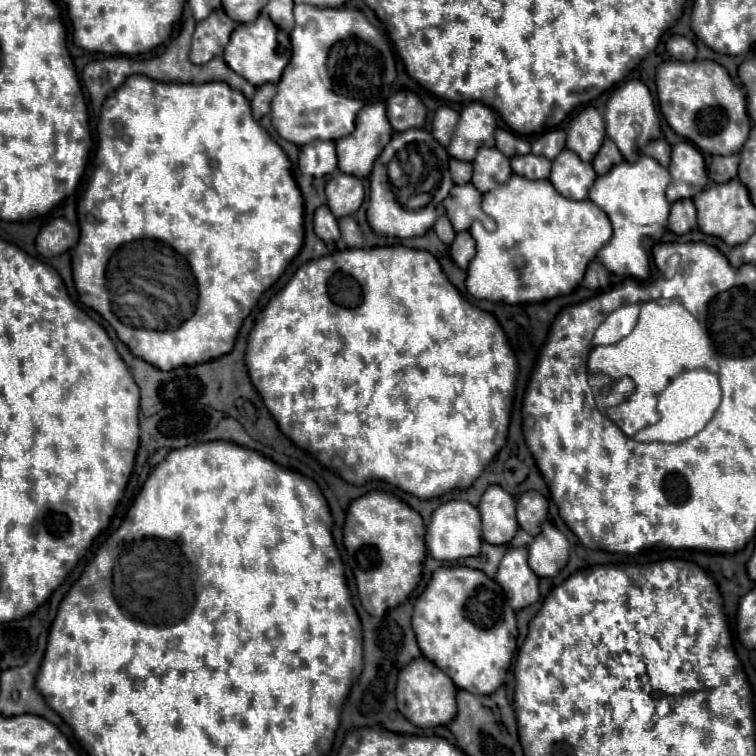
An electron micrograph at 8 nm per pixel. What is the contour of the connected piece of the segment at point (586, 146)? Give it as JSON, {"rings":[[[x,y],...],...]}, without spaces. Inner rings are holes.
{"rings":[[[587,106],[577,112],[567,126],[567,148],[579,154],[583,162],[591,162],[605,138],[605,122],[597,108]]]}

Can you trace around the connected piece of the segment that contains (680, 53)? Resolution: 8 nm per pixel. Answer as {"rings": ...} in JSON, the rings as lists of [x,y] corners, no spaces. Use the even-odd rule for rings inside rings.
{"rings":[[[671,36],[671,38],[667,40],[665,48],[667,48],[667,52],[669,52],[671,58],[683,60],[683,62],[693,60],[695,54],[697,54],[697,48],[695,48],[693,40],[689,40],[689,38],[685,38],[685,36]]]}

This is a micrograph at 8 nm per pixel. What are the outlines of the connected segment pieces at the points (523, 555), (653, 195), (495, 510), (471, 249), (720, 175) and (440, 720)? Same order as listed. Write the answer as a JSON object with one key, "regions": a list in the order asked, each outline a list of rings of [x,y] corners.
{"regions":[[[[509,548],[495,574],[513,610],[521,610],[539,600],[539,578],[527,564],[527,548]]],[[[639,156],[637,162],[621,162],[613,166],[607,174],[599,176],[589,190],[589,200],[593,200],[613,224],[611,240],[599,250],[597,260],[613,274],[633,276],[647,280],[649,276],[649,250],[657,244],[667,228],[669,202],[665,190],[671,184],[671,174],[665,166],[649,156]]],[[[491,484],[479,502],[483,520],[483,540],[489,544],[509,544],[517,532],[515,500],[501,486]]],[[[463,232],[463,234],[457,234],[455,236],[455,242],[449,246],[449,252],[451,252],[451,258],[453,262],[459,266],[459,268],[467,268],[469,260],[475,256],[475,240],[471,238],[469,232]]],[[[715,156],[709,166],[709,178],[715,182],[727,182],[737,176],[739,156]]],[[[423,656],[415,658],[415,662],[409,662],[399,672],[397,688],[395,688],[399,712],[409,722],[413,722],[415,726],[421,726],[421,728],[449,724],[455,718],[455,710],[457,710],[455,694],[457,694],[457,686],[451,682],[451,678],[447,678],[447,674],[443,674],[433,662],[429,662]]]]}

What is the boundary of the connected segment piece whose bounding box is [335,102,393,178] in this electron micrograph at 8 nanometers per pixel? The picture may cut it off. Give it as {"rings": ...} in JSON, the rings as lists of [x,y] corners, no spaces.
{"rings":[[[377,102],[377,104],[369,104],[363,106],[357,114],[355,120],[355,132],[349,136],[343,136],[341,140],[337,140],[337,158],[339,158],[339,170],[357,178],[367,178],[373,170],[373,162],[375,158],[381,154],[383,146],[387,146],[387,142],[391,140],[393,128],[387,122],[387,114],[385,114],[385,104]]]}

